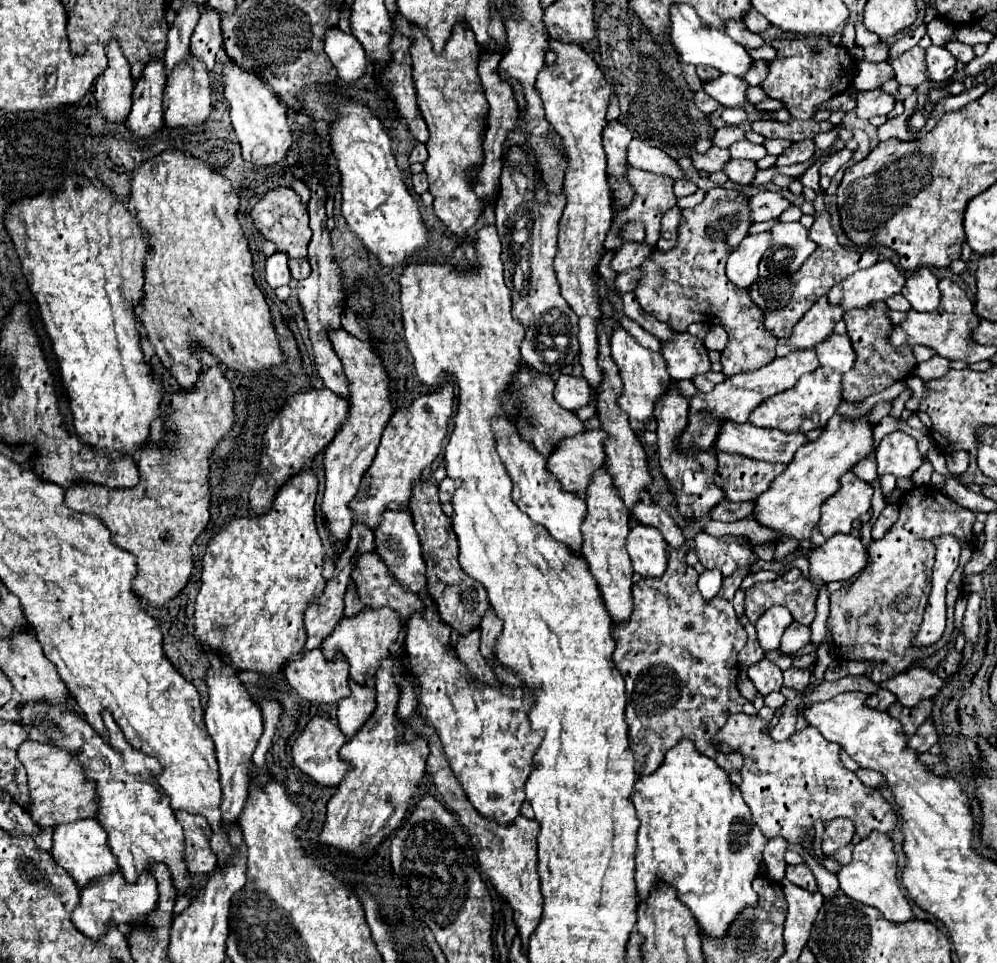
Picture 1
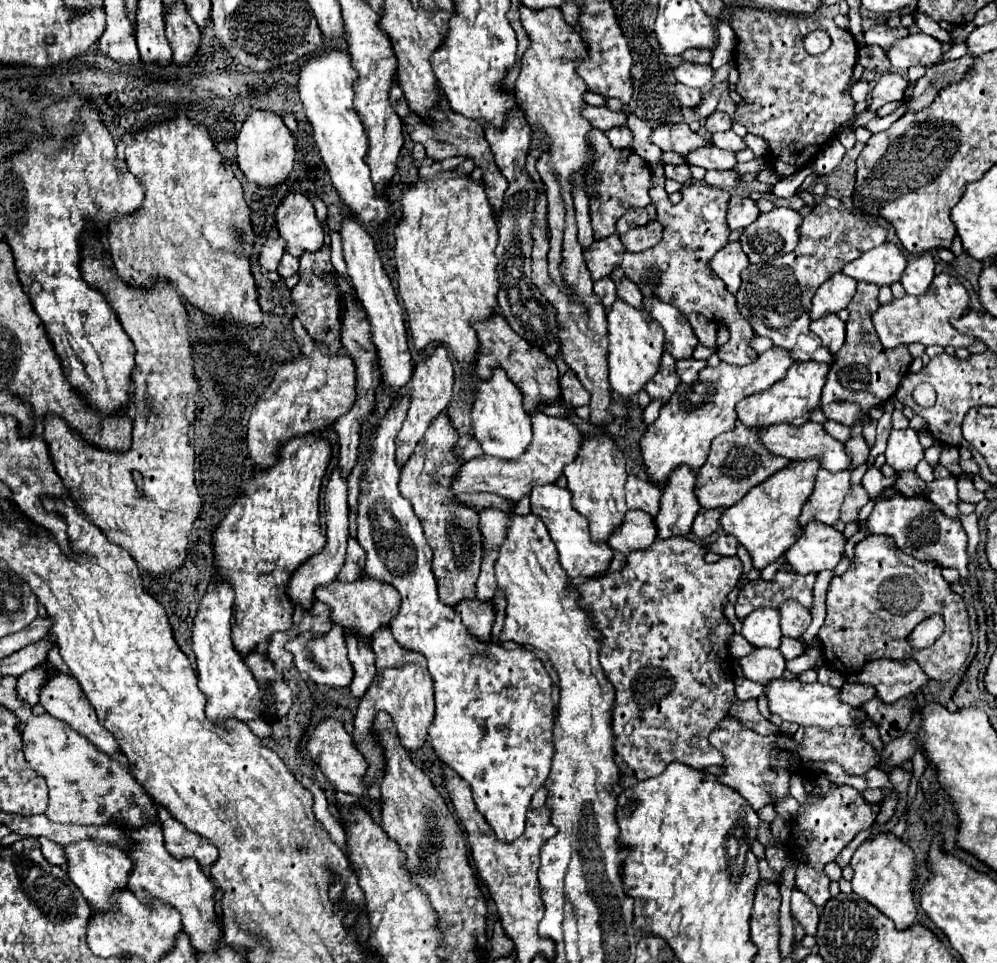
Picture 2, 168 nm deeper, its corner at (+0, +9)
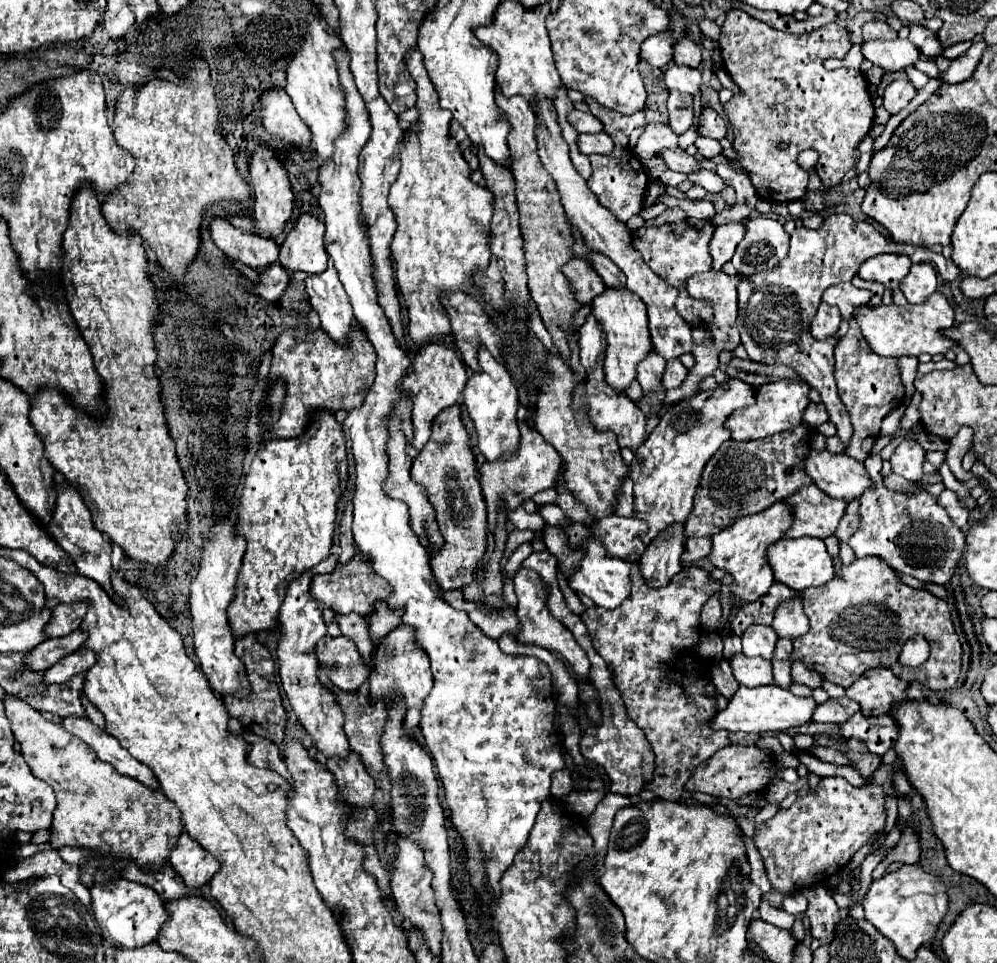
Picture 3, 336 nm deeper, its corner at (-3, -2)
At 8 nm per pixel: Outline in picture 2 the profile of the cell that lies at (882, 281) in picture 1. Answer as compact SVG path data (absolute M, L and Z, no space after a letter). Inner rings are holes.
M884 242L882 246L876 246L864 252L860 258L846 264L842 272L854 280L866 280L878 286L890 286L900 280L904 268L906 268L904 252L900 252L896 244Z

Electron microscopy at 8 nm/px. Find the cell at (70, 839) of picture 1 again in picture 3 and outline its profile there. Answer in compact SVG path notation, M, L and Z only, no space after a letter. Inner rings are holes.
M117 877L109 879L107 883L93 883L87 889L91 893L91 909L95 921L101 927L105 941L115 947L141 947L143 943L151 943L157 939L167 913L163 911L163 901L151 887Z

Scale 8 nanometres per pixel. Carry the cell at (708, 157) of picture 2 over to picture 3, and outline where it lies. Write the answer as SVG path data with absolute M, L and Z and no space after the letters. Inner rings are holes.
M667 149L667 151L663 151L661 157L665 159L665 163L669 165L671 171L679 171L679 173L691 175L691 173L695 173L695 171L701 169L699 161L697 161L695 157L691 157L691 155L689 155L687 151L683 151L683 149L671 149L671 151Z

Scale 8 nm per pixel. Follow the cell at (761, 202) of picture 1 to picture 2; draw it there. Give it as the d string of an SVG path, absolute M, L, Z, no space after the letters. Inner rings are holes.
M732 196L728 202L728 212L726 212L726 224L730 230L742 230L748 224L752 224L758 216L758 206L752 198L742 198L742 196Z

